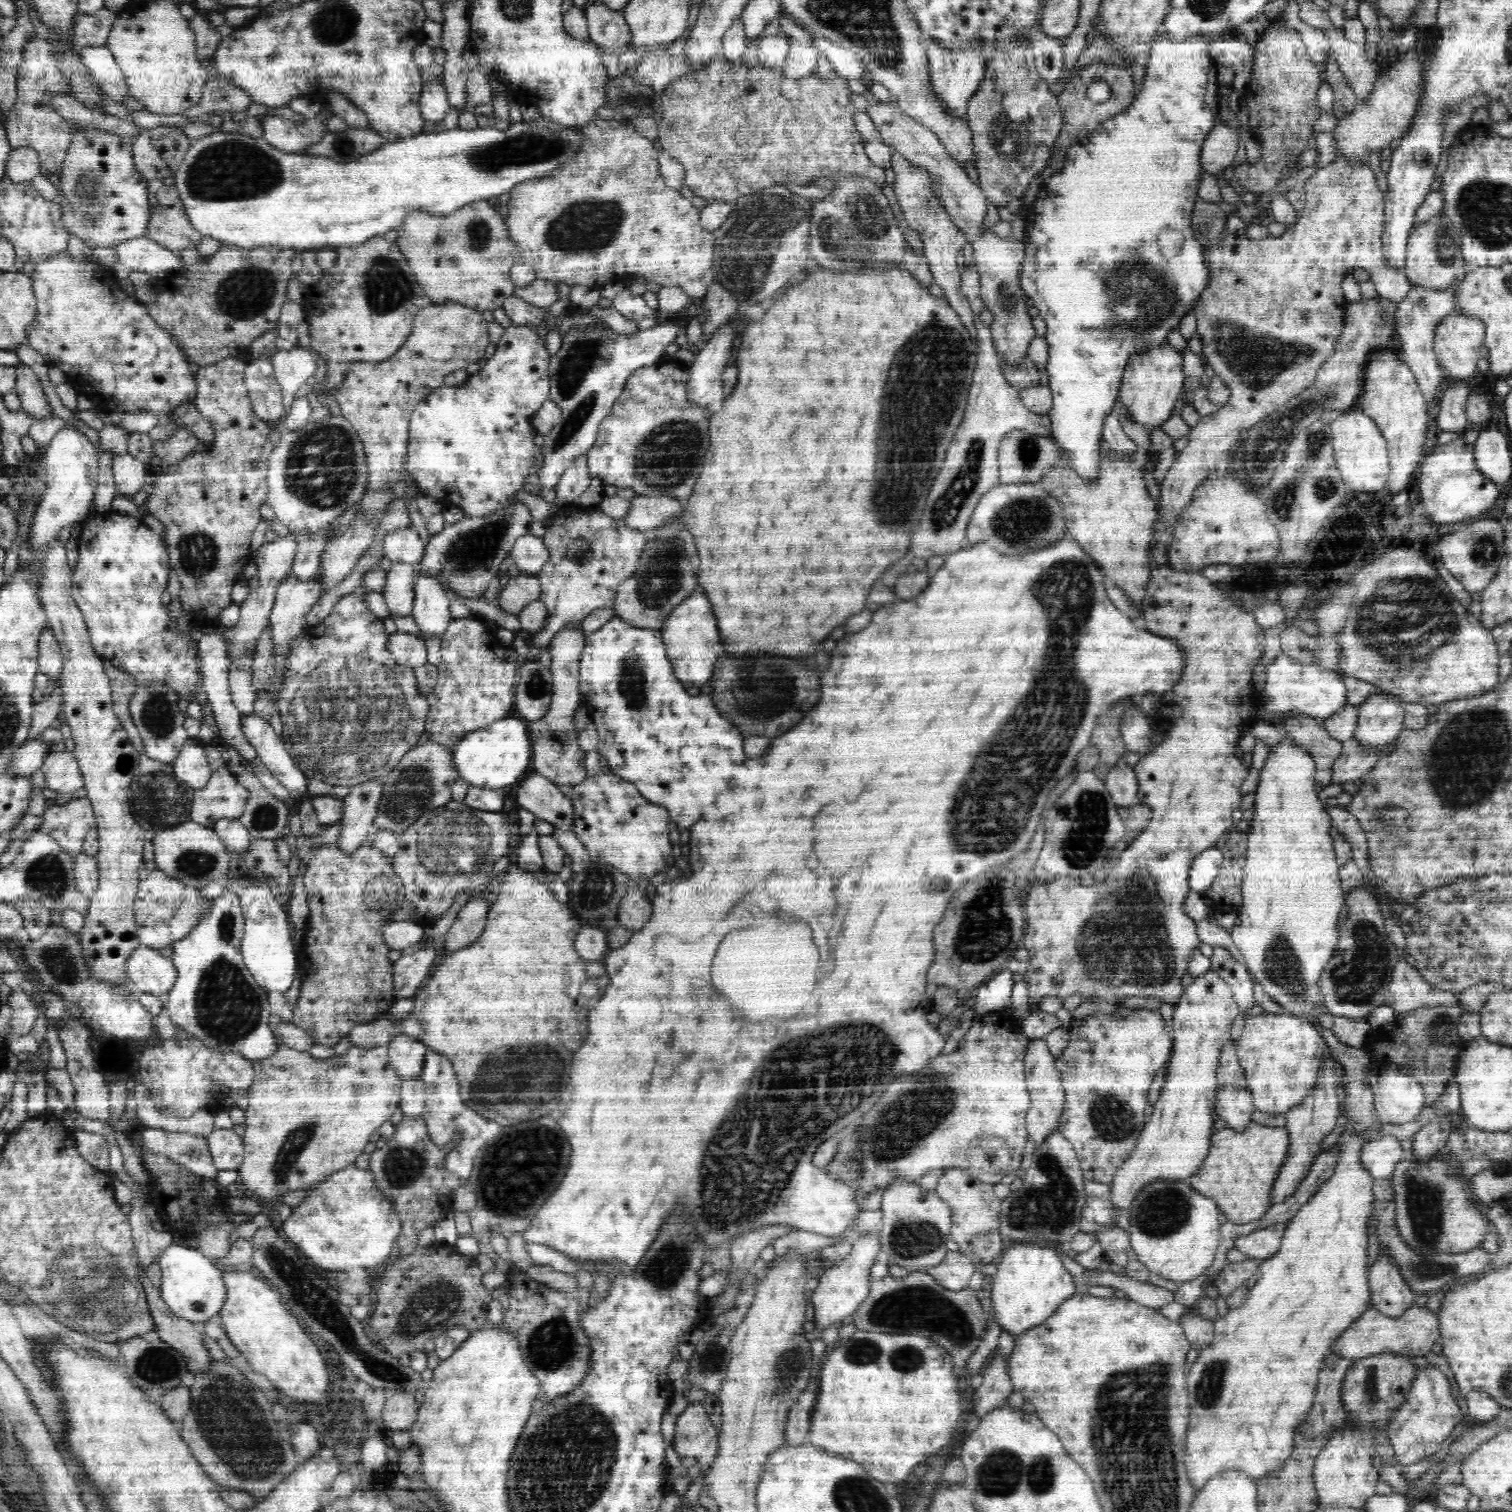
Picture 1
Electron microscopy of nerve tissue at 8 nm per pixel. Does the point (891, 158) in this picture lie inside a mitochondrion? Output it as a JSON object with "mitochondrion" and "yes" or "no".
{"mitochondrion":"no"}

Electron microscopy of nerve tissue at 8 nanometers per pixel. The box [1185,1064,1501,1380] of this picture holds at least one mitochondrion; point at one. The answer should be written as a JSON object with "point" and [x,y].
{"point":[1424,1200]}

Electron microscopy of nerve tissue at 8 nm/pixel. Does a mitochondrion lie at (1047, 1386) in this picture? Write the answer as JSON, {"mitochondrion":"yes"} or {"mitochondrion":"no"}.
{"mitochondrion":"no"}

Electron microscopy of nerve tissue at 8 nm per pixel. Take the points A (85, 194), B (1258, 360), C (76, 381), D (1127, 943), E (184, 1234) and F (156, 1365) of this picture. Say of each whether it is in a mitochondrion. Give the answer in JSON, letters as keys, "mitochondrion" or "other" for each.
{"A":"mitochondrion","B":"mitochondrion","C":"other","D":"mitochondrion","E":"other","F":"mitochondrion"}

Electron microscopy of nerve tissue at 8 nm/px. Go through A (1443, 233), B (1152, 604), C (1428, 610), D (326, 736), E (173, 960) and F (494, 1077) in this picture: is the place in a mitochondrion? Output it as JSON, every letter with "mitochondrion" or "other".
{"A":"mitochondrion","B":"other","C":"mitochondrion","D":"mitochondrion","E":"other","F":"mitochondrion"}

